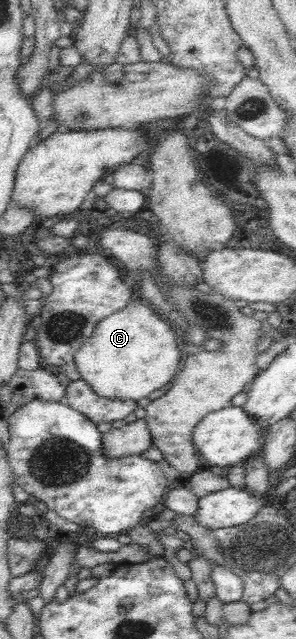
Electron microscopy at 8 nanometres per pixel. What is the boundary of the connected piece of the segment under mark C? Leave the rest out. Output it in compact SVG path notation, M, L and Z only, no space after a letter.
M134 300L120 311L98 323L94 334L75 355L75 364L83 379L102 397L144 399L156 389L166 387L178 375L181 352L177 334L158 316L150 301Z

